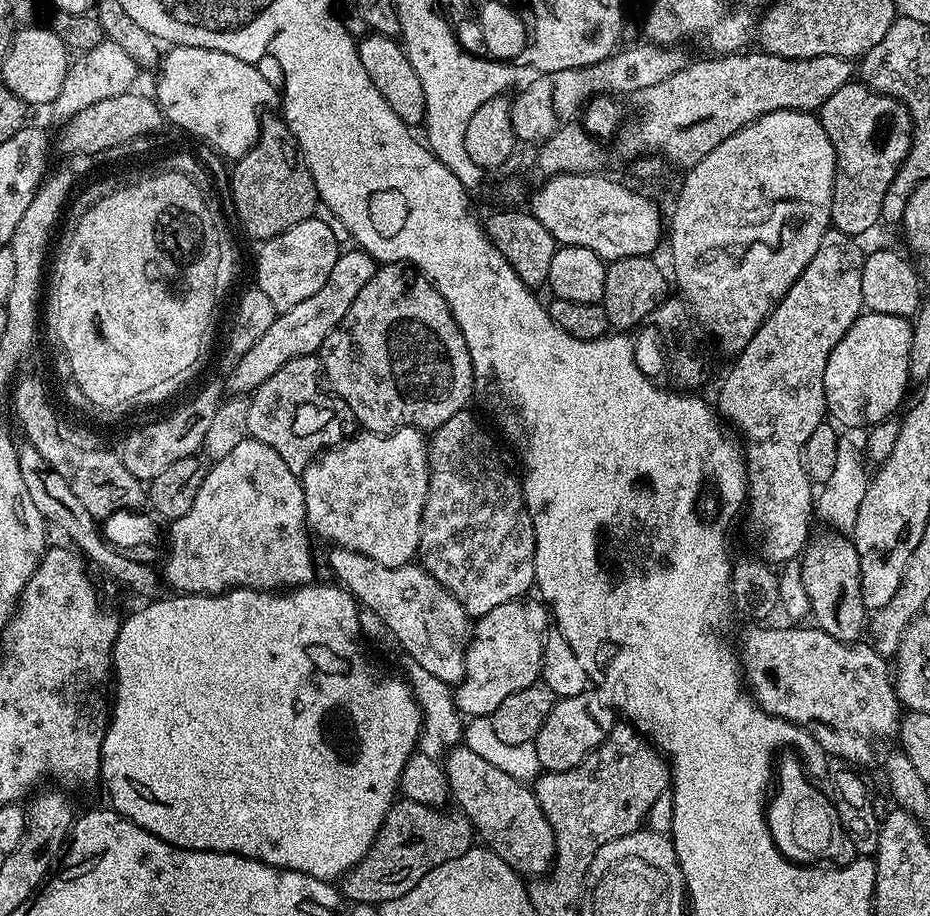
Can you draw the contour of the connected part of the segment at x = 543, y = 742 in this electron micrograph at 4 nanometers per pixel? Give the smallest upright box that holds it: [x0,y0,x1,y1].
[534,691,617,772]

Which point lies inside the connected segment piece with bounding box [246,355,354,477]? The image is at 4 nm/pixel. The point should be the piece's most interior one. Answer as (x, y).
(291, 412)

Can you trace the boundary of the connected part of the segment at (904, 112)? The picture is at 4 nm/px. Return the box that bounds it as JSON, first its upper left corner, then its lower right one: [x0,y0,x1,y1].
[818,82,912,238]

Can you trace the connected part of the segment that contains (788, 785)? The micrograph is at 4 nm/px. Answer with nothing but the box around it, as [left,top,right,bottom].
[766,754,858,866]

